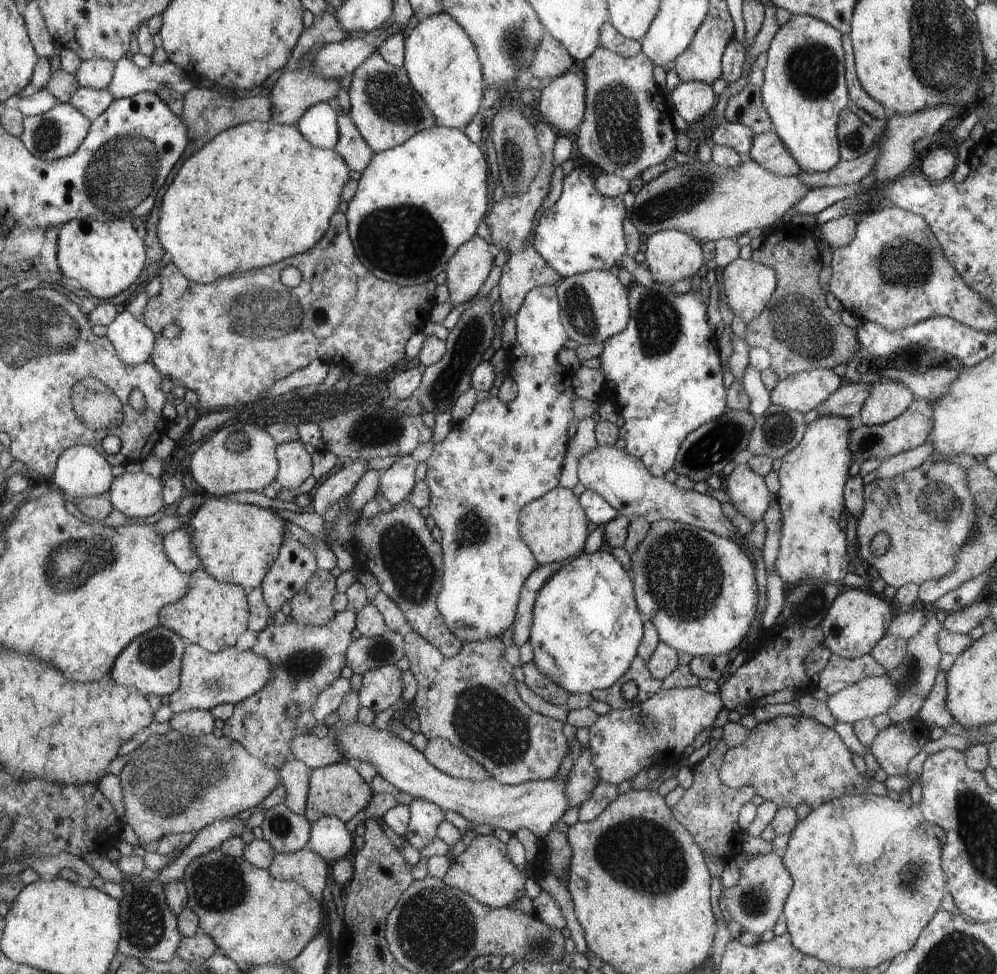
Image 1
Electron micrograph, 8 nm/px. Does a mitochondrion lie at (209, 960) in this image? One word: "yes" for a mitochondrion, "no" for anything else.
no

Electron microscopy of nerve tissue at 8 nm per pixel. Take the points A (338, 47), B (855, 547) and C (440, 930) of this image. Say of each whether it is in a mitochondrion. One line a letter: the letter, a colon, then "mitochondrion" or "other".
A: other
B: other
C: mitochondrion

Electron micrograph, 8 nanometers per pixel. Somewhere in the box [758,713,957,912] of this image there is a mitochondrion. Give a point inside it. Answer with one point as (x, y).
(915, 875)

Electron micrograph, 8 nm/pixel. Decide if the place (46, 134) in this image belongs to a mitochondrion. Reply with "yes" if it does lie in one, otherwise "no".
yes

